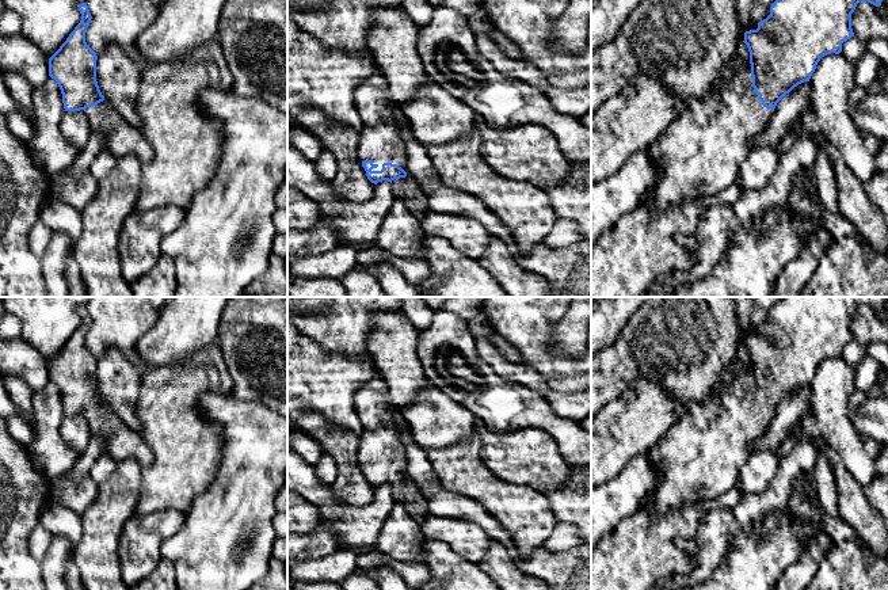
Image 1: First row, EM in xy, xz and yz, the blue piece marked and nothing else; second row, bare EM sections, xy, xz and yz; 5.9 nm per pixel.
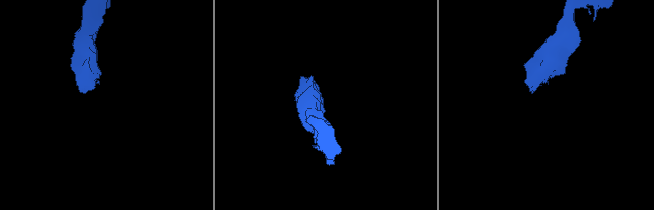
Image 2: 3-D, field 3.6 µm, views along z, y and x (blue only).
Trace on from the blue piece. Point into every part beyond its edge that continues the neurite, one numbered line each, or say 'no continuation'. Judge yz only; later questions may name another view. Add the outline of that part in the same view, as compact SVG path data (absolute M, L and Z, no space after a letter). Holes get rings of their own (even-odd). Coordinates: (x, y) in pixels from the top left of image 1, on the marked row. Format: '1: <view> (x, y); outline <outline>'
1: yz (700, 153); outline M744 42L728 68L732 71L729 79L723 80L705 98L693 98L649 145L648 156L662 174L660 180L640 203L651 213L690 198L714 195L736 184L740 165L752 152L748 142L770 125L774 110L766 109L754 92L750 52Z

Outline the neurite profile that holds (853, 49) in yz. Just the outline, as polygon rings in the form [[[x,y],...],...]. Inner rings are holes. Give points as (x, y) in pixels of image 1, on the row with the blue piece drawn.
[[[851,37],[846,42],[842,43],[841,52],[850,62],[858,61],[866,53],[865,42]]]

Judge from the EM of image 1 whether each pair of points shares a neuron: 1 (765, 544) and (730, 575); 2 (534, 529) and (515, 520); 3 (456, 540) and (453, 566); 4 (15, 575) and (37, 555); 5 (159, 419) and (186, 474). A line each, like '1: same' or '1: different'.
1: same
2: same
3: different
4: different
5: same

